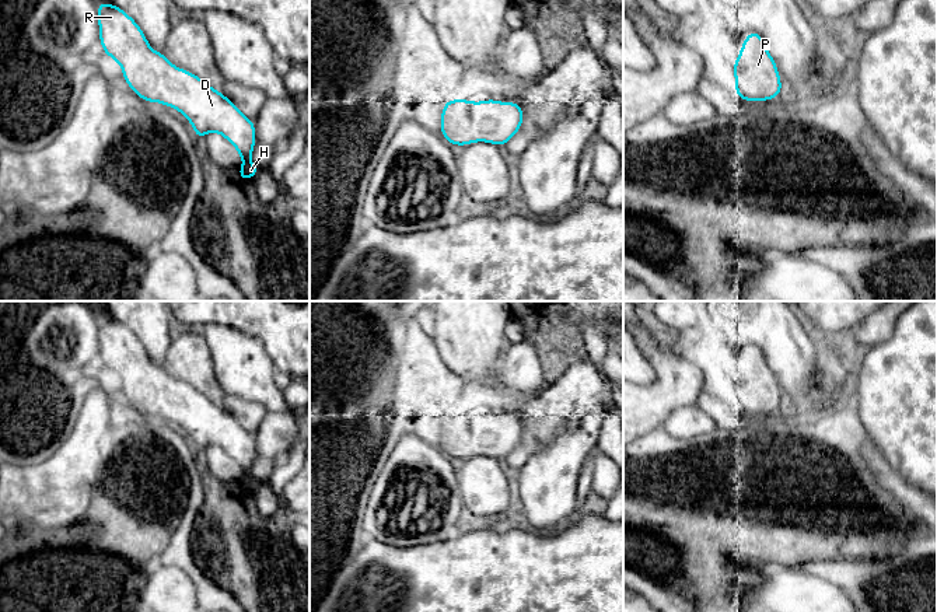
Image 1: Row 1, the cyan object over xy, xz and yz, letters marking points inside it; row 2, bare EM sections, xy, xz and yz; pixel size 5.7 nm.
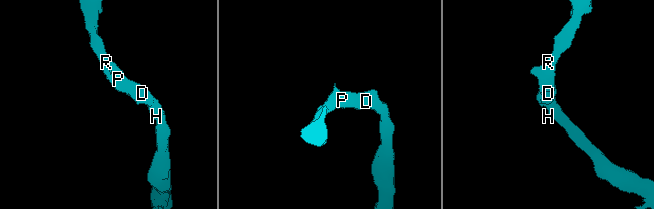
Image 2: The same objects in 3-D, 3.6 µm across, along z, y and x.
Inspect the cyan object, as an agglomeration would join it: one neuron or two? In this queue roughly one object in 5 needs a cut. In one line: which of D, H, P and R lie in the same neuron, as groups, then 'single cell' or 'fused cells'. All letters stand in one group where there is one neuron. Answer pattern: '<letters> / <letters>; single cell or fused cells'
D H P R; single cell

